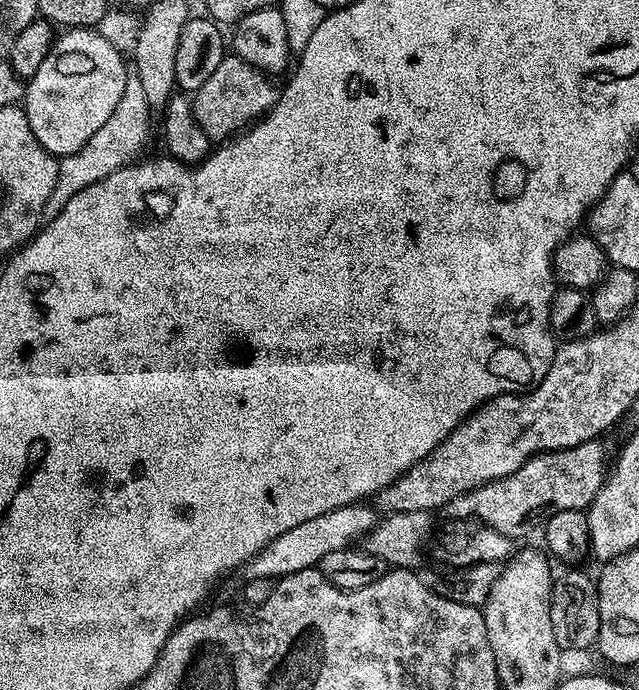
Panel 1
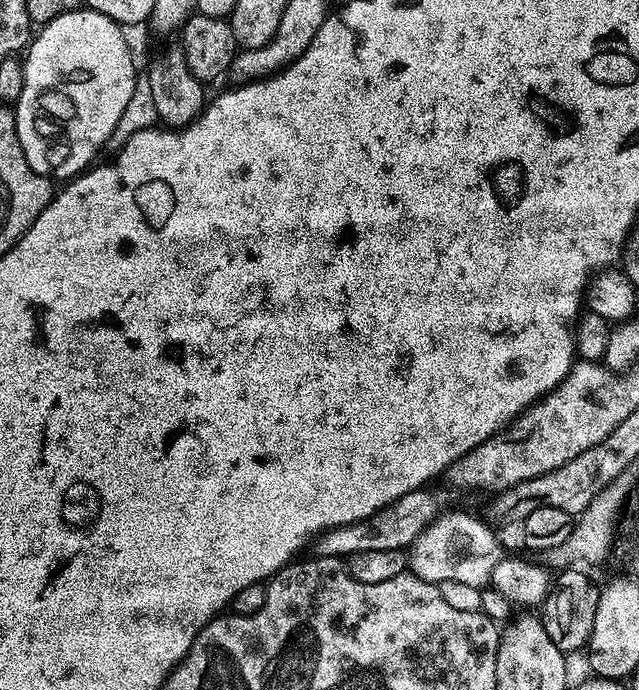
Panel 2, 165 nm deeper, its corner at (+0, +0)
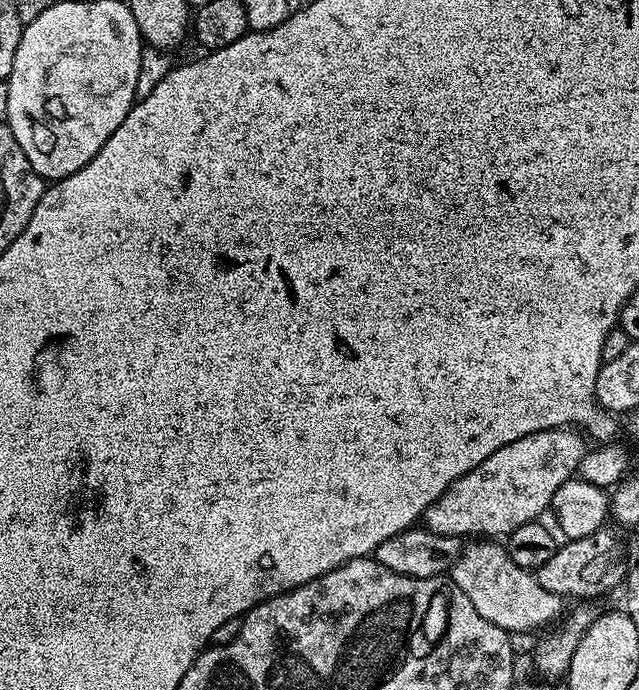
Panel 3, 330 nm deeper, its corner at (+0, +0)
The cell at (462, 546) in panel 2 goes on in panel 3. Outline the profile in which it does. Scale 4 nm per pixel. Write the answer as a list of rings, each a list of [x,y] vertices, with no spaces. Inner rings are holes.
[[[488,538],[477,539],[461,547],[459,558],[452,563],[450,579],[458,586],[458,590],[466,594],[466,598],[470,598],[474,610],[478,610],[478,614],[482,614],[486,622],[494,622],[494,626],[504,629],[509,634],[513,632],[531,633],[532,628],[540,628],[543,624],[550,623],[560,611],[561,613],[565,611],[565,601],[561,596],[550,594],[550,590],[543,588],[529,569],[518,566],[518,562],[510,558],[507,547],[503,543],[493,542]]]

